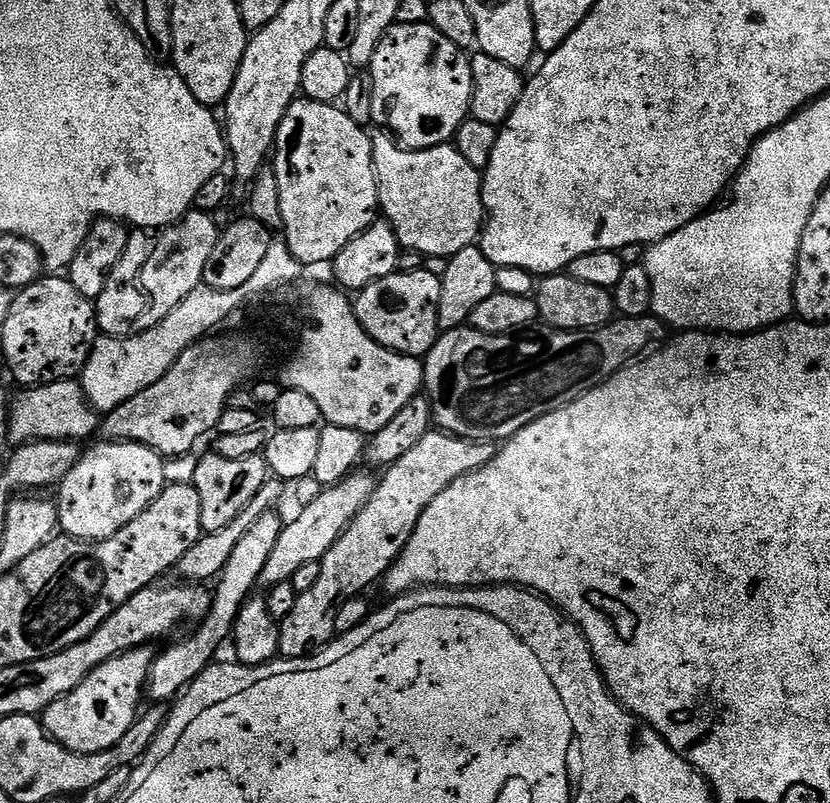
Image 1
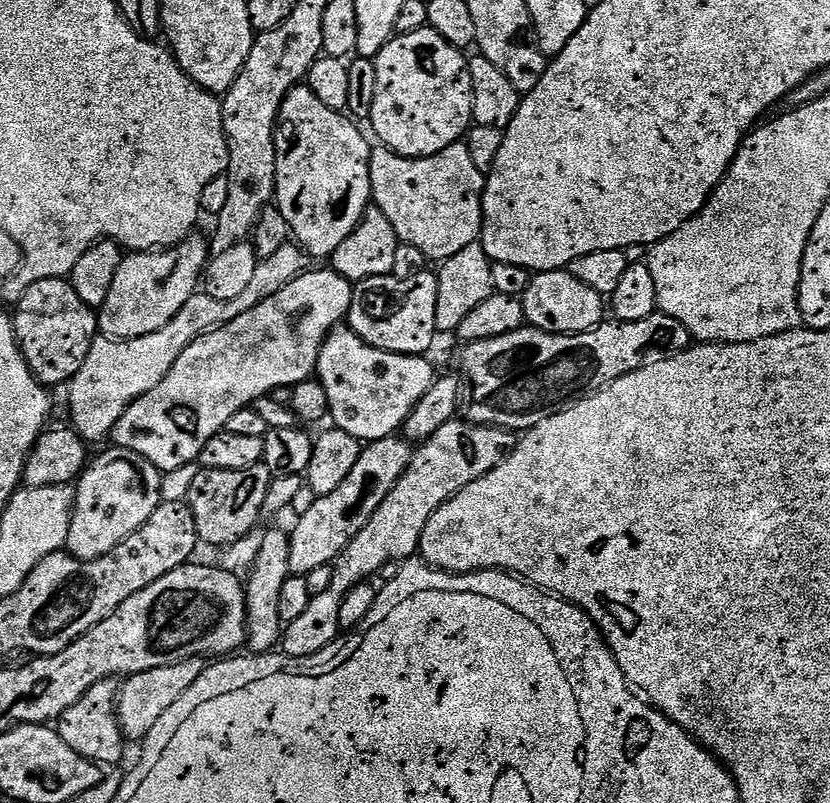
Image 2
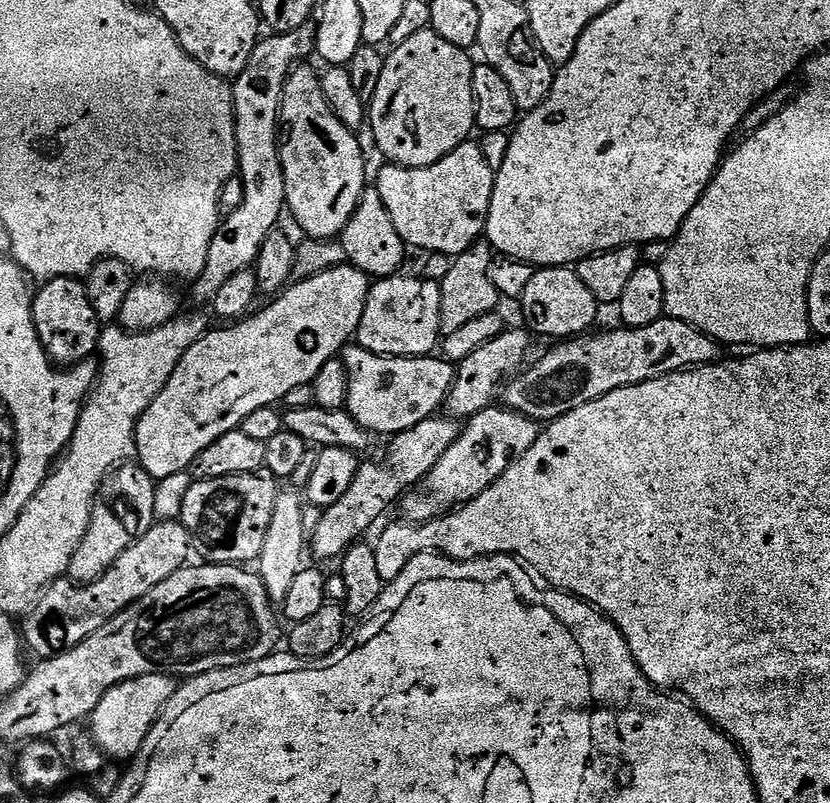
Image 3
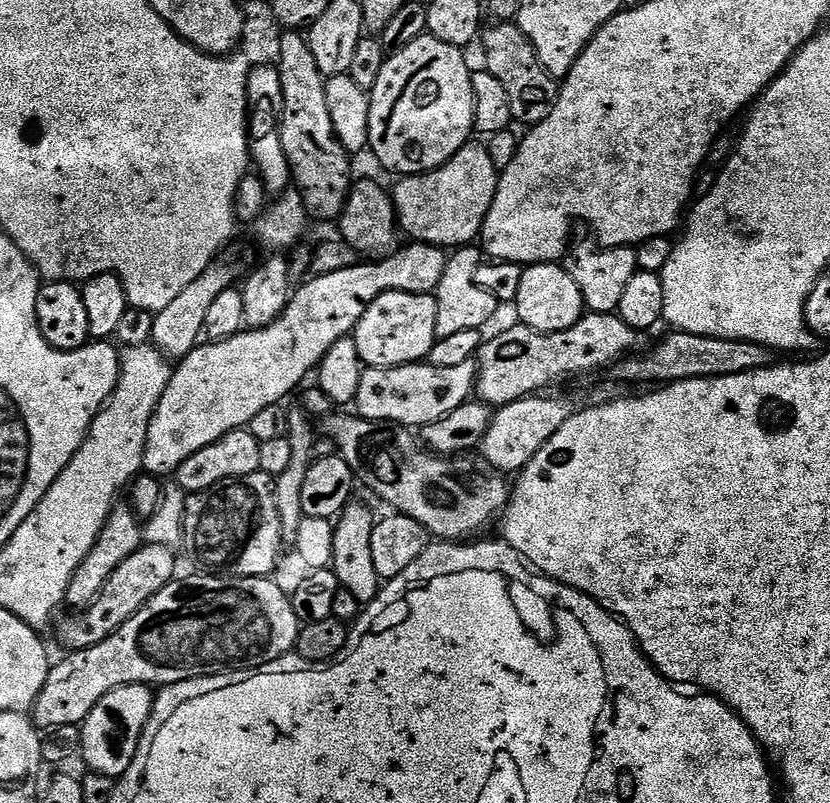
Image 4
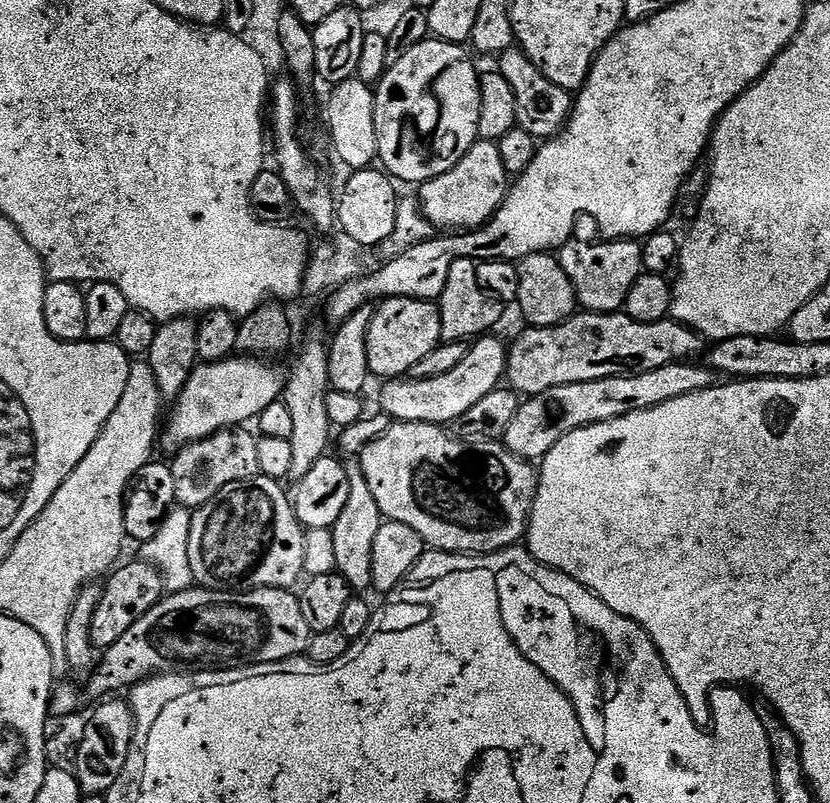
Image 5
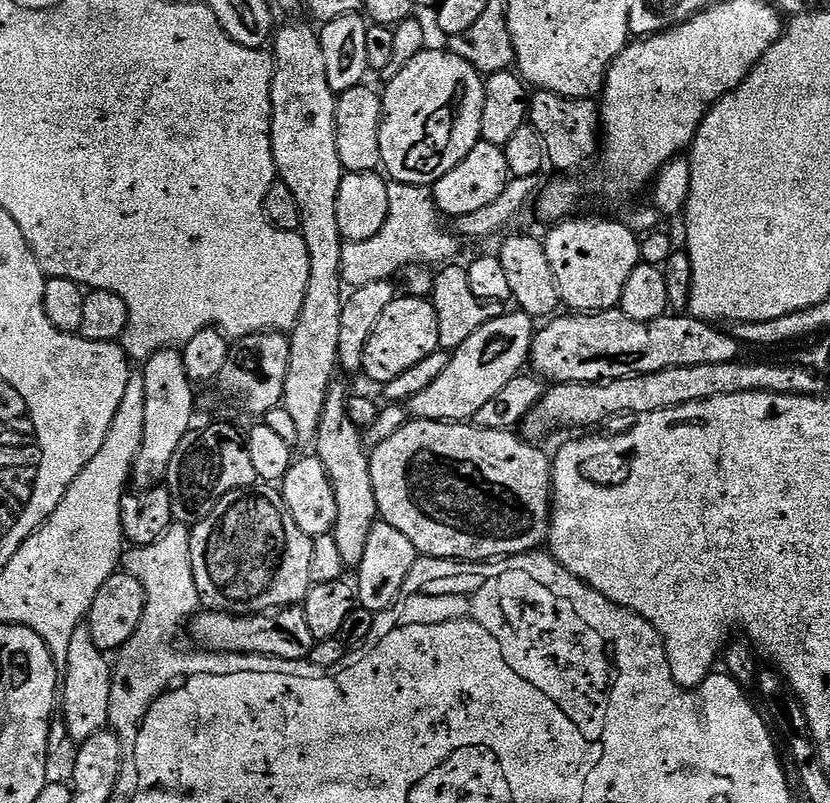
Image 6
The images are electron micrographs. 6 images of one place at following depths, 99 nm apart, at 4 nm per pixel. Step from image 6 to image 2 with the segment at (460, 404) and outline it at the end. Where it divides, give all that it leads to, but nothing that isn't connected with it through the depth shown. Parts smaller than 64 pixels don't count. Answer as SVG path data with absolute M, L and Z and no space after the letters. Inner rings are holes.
M347 326L333 328L326 338L315 375L326 390L331 423L362 442L397 435L414 406L422 402L422 394L438 379L428 358L372 348Z

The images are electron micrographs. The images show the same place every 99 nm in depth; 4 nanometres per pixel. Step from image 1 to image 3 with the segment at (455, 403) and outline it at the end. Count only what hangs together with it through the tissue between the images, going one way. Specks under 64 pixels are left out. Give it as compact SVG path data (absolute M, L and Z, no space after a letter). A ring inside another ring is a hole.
M662 318L658 322L650 322L650 326L641 328L616 326L613 332L600 332L597 336L592 335L588 334L583 338L572 338L567 342L557 343L560 345L550 349L537 364L529 363L523 371L513 375L502 388L503 407L509 408L512 412L521 412L537 422L551 422L566 415L570 410L578 406L586 406L586 402L594 402L619 388L641 384L671 372L682 372L686 368L719 364L722 359L720 341L698 331L686 322L671 318Z

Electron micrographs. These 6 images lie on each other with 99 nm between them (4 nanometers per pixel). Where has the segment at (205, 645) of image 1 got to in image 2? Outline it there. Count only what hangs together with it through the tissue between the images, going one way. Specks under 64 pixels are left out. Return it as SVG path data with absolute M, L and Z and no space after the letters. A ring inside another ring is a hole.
M203 659L187 660L174 666L158 666L158 670L142 670L142 674L134 674L127 677L119 685L118 699L116 702L116 716L120 720L120 731L124 733L129 741L143 741L144 737L154 730L158 718L198 682L198 678L204 673L206 667Z

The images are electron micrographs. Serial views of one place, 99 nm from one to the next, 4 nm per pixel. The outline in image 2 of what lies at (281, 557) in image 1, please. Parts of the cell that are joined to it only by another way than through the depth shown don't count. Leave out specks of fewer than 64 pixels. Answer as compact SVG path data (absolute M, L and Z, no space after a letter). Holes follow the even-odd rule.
M403 435L387 436L365 443L360 450L354 470L331 494L315 497L312 505L300 516L300 521L290 528L291 575L311 577L319 568L327 569L350 546L354 534L374 518L374 510L386 502L386 494L394 490L398 478L406 474L412 461L414 448Z

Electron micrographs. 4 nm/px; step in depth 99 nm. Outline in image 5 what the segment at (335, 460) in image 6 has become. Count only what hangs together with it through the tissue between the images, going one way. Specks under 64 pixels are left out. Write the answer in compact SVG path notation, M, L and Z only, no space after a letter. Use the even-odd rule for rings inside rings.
M359 463L347 465L350 478L350 498L346 498L346 507L338 522L331 528L334 534L334 562L336 571L346 578L353 593L369 591L374 578L374 542L380 536L382 517L378 510L378 502L374 502L374 494L370 494L370 486L366 486L366 478L362 474Z

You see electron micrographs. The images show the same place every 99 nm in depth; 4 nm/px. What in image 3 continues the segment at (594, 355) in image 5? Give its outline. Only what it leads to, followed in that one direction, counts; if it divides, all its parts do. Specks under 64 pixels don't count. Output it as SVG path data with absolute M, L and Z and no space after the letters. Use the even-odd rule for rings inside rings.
M505 330L498 338L486 342L486 346L478 346L478 350L474 350L474 354L470 354L470 358L466 358L458 365L456 381L452 384L446 401L447 415L454 420L464 422L469 416L493 407L495 400L492 399L495 396L497 399L505 381L513 374L519 373L529 359L529 357L527 358L529 333L524 332Z

